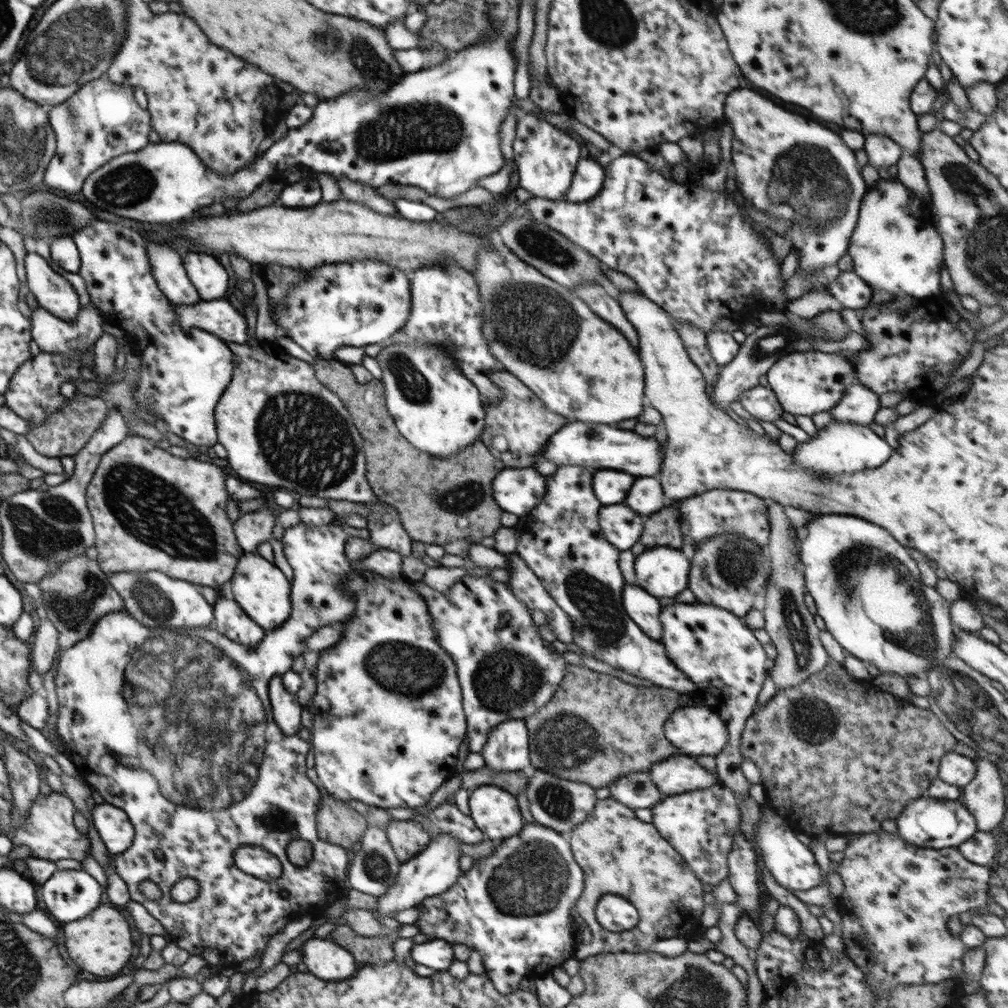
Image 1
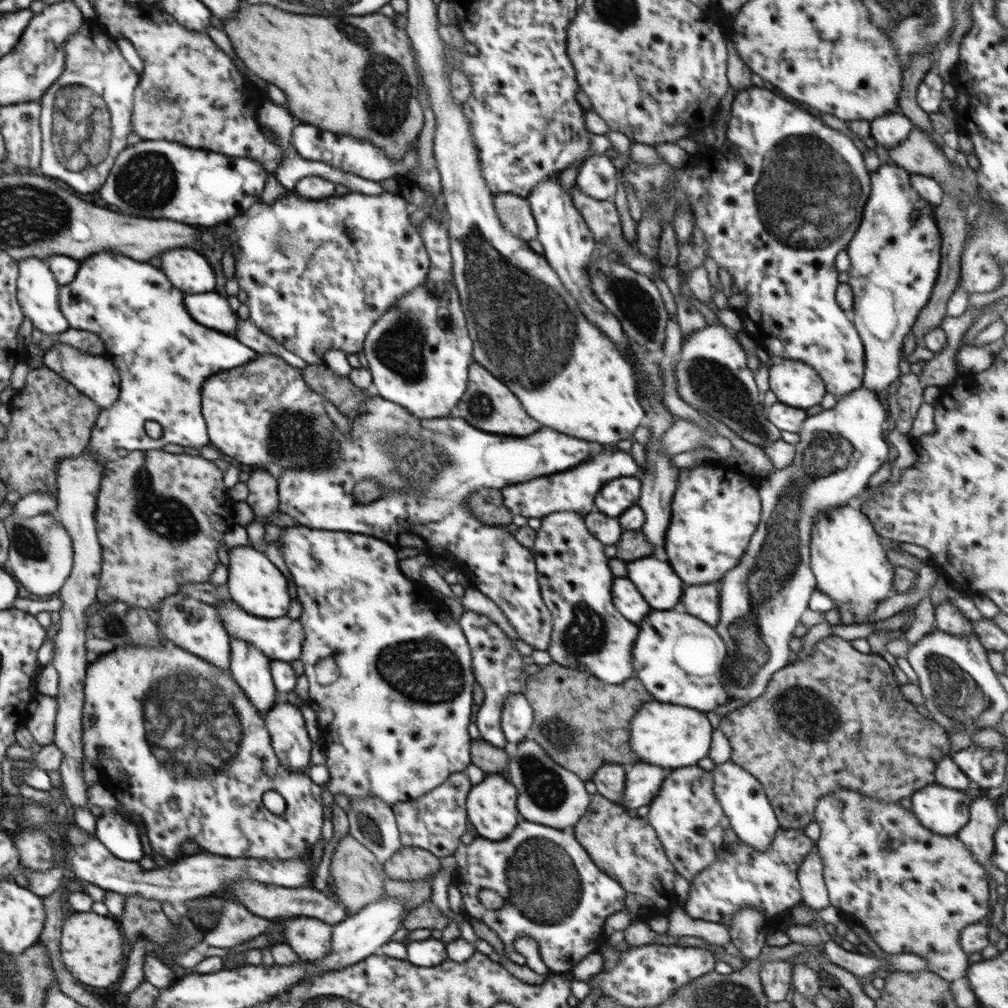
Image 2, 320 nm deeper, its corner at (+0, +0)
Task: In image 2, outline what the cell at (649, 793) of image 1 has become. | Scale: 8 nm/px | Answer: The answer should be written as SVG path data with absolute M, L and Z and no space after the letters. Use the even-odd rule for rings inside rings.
M606 763L596 770L593 783L597 792L613 803L621 804L625 789L625 771L627 767L620 763Z

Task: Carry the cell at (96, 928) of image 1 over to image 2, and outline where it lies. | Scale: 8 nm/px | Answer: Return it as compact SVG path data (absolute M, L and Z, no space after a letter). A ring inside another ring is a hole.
M94 911L74 913L63 922L60 951L63 963L72 976L88 986L108 988L120 980L124 972L124 945L118 920Z

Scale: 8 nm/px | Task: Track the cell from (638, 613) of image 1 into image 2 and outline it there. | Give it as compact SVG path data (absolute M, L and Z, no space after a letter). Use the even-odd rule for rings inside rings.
M627 576L615 577L611 589L614 606L628 621L638 625L652 611Z

